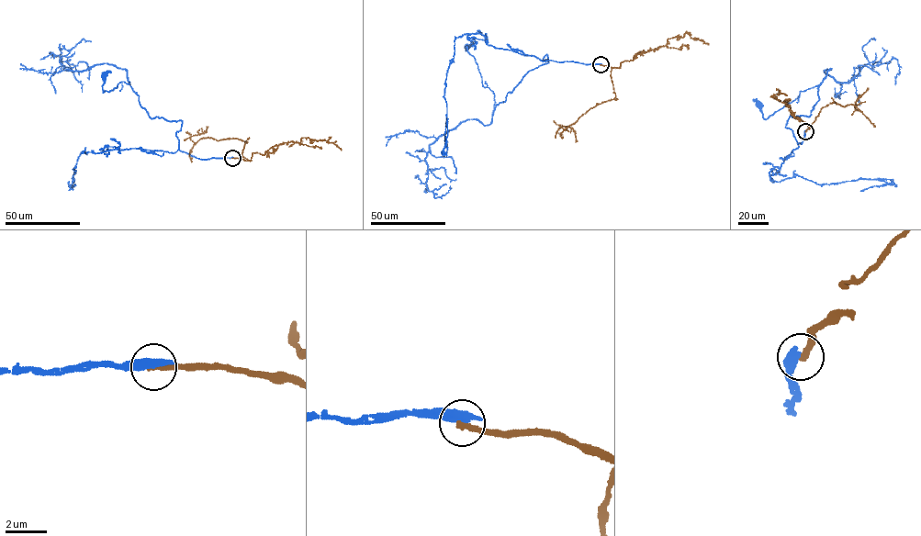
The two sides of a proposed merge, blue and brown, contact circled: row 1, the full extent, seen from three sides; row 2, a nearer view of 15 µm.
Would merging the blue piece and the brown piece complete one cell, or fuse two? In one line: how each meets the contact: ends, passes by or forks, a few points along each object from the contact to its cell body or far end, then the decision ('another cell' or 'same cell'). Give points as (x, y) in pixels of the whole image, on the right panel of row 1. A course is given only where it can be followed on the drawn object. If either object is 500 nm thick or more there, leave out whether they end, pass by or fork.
course blue (805, 131), (797, 143), (787, 120), (810, 116), (820, 84), (800, 91), (766, 119), (758, 104); course brown (805, 131), (821, 108), (835, 101), (844, 106), (851, 104), (860, 111), (855, 108), (855, 103), (868, 88); another cell

